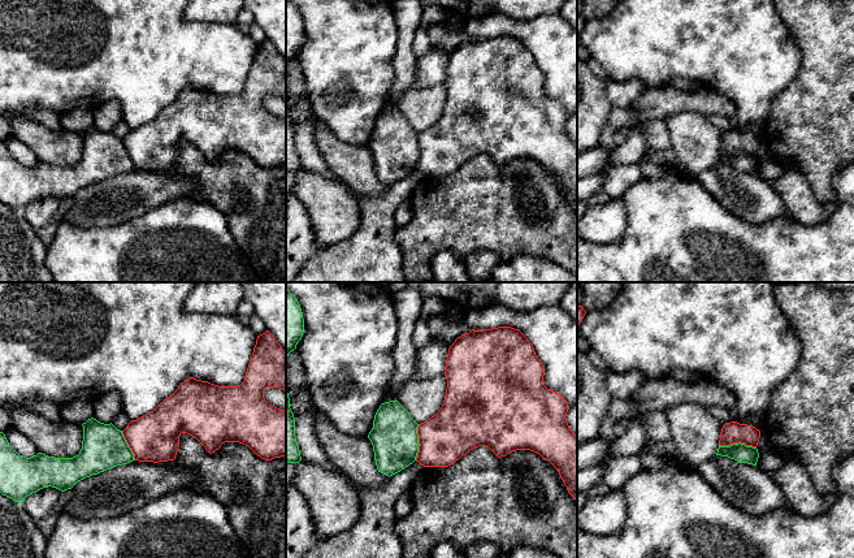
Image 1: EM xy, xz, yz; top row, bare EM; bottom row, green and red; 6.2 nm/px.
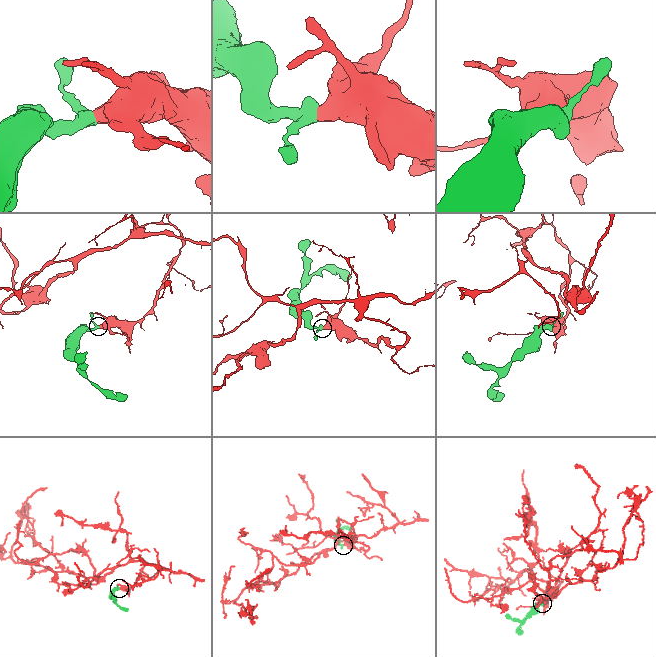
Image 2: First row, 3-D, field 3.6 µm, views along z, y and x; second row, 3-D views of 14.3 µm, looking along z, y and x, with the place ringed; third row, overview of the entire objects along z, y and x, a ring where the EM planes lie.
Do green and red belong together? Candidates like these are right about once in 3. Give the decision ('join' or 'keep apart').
keep apart

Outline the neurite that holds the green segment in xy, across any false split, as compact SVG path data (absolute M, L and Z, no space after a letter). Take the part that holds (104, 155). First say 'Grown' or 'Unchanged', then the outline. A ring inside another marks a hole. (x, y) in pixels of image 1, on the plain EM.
Unchanged. M91 126L82 134L82 157L73 166L43 161L22 165L0 140L0 202L23 212L27 204L43 196L65 200L86 186L135 169L122 139L112 131L104 133Z

